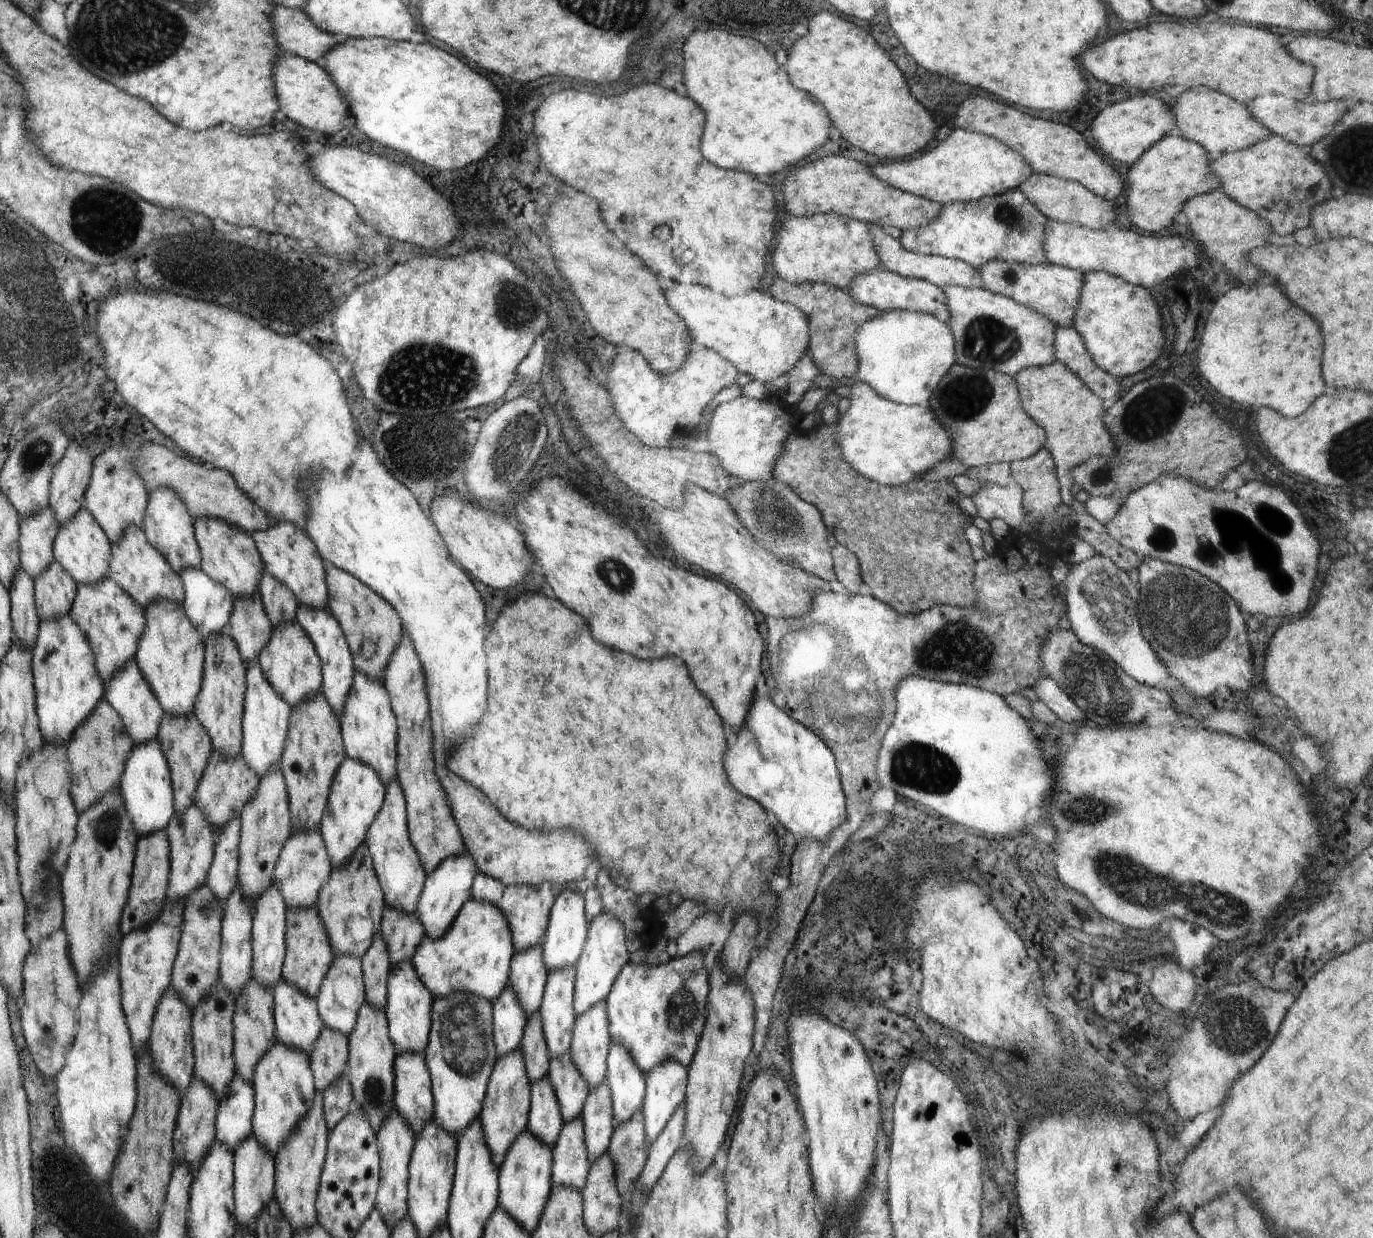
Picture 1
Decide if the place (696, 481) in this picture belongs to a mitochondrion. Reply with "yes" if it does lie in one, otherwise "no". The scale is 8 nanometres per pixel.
no

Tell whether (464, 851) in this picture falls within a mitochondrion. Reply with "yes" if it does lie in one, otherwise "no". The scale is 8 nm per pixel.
no

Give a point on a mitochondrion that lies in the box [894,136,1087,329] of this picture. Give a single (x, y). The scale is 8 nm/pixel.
(1007, 215)

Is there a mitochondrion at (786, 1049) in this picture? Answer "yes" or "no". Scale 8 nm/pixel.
no

